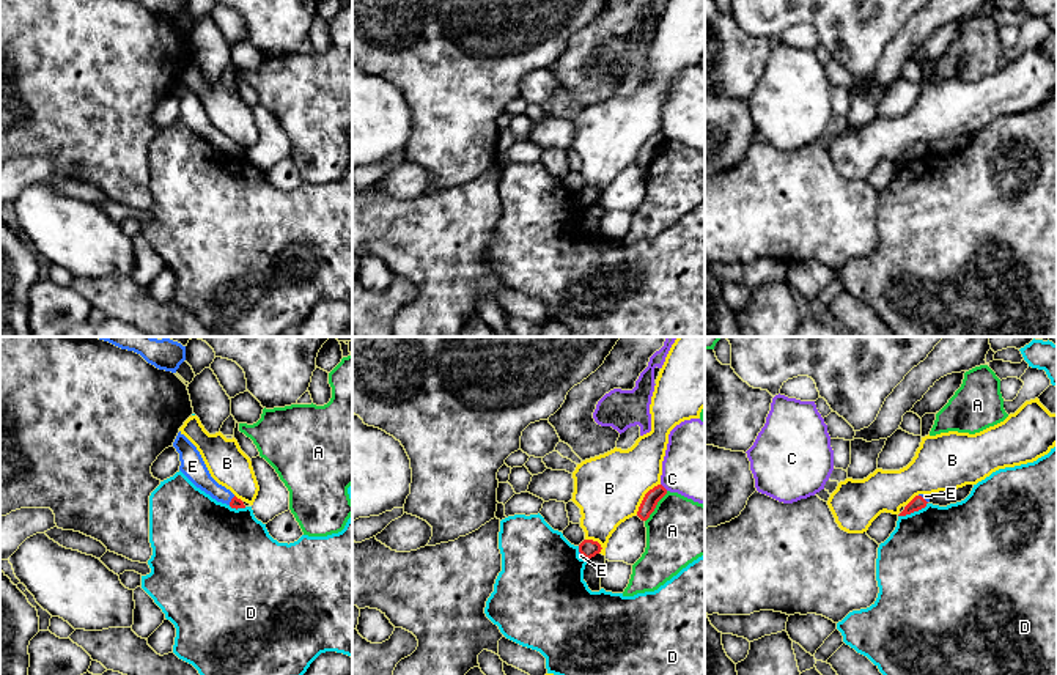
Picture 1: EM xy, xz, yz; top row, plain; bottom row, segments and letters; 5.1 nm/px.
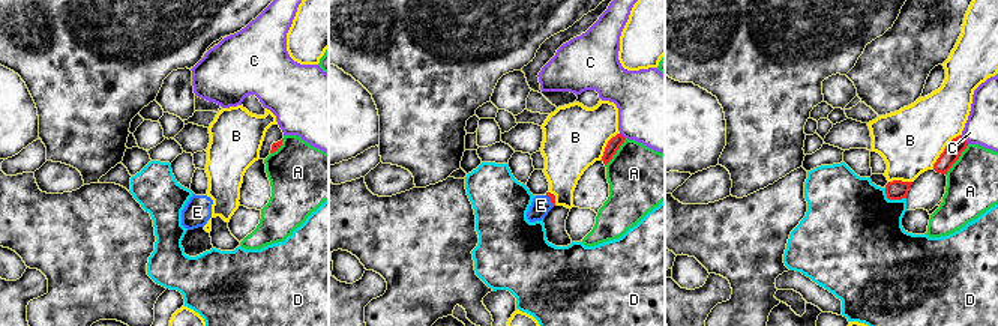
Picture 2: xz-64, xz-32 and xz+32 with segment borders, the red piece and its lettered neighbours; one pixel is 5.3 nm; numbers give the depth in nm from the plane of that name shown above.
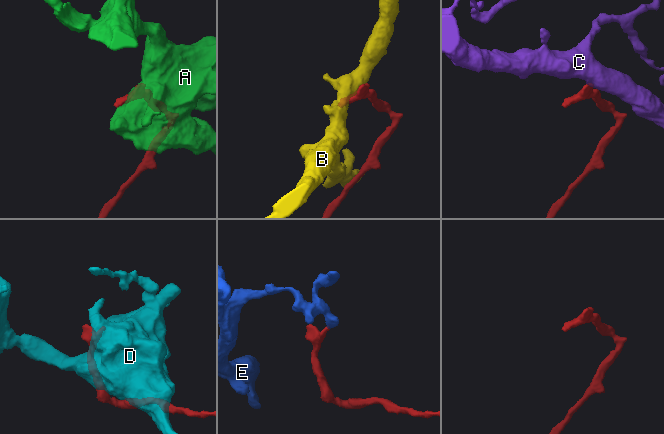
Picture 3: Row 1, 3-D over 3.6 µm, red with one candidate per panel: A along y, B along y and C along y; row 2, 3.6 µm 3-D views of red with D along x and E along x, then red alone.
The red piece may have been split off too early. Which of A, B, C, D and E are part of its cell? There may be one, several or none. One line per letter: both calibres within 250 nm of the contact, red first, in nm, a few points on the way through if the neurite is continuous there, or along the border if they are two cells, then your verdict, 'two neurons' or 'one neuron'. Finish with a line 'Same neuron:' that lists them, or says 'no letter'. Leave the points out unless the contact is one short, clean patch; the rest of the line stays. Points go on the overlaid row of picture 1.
A: calibres 80 and 340 nm; two neurons
B: calibres 80 and 360 nm; two neurons
C: calibres 80 and 400 nm; border xz (661, 483), (667, 490); two neurons
D: calibres 70 and 480 nm; two neurons
E: calibres 50 and 120 nm; way xy (235, 502), (232, 501), (216, 491), (195, 469); one neuron
Same neuron: E

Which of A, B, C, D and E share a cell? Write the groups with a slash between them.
A / B / C / D / E

